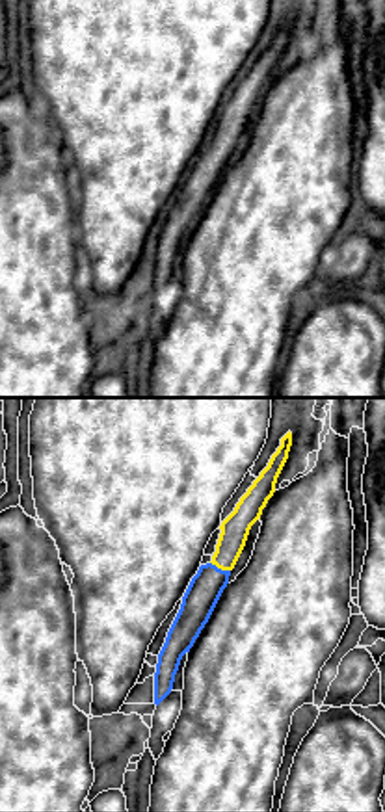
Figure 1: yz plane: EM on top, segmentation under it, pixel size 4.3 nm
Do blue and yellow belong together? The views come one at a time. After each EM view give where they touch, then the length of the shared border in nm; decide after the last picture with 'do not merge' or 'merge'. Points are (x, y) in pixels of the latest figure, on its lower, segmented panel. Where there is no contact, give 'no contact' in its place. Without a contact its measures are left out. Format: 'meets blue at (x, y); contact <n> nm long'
meets blue at (220, 569); contact 100 nm long

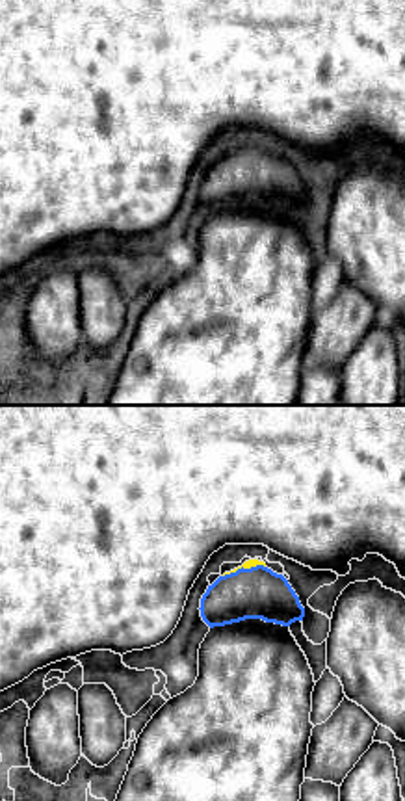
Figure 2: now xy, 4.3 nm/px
meets blue at (242, 567); contact 190 nm long

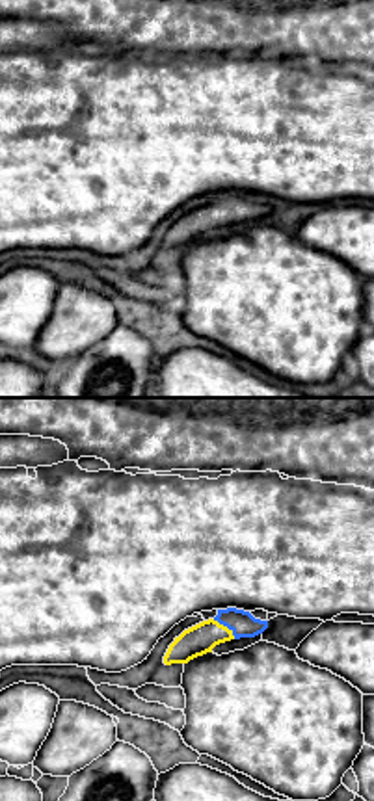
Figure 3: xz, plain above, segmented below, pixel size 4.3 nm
meets blue at (226, 625); contact 130 nm long

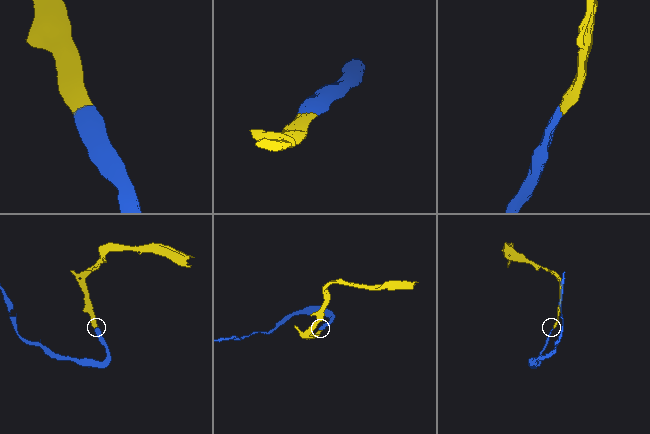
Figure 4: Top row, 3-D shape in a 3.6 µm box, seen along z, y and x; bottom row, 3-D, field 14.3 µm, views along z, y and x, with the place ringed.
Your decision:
merge

